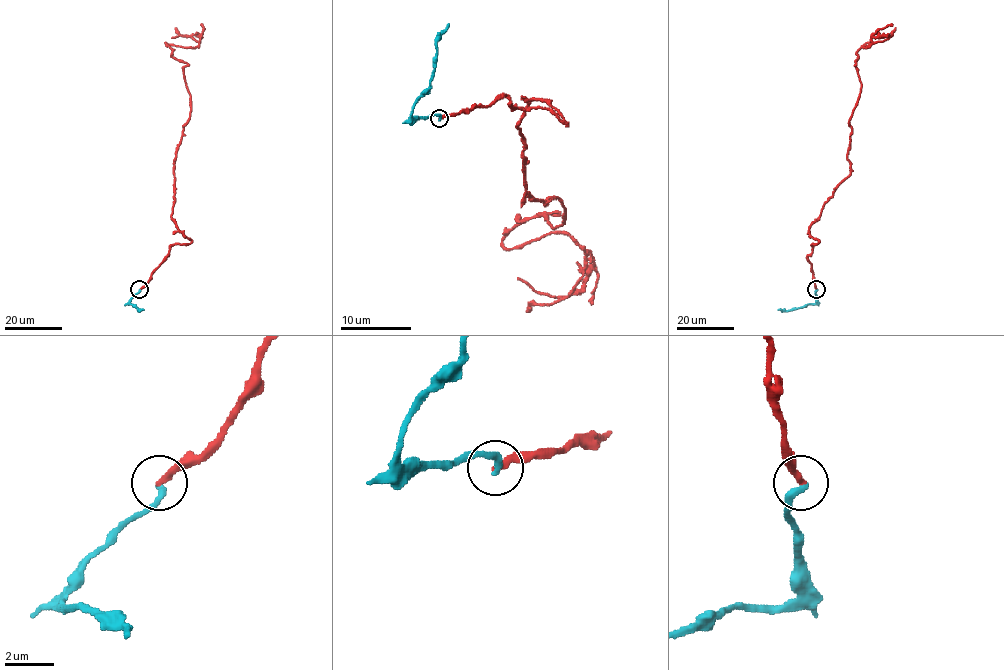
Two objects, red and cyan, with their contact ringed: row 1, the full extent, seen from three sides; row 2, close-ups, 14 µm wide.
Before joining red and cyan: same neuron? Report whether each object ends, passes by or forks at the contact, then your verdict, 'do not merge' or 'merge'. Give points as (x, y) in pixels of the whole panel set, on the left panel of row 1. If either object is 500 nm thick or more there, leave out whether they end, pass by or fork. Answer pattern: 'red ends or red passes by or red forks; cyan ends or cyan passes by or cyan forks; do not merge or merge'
red ends; cyan ends; do not merge

